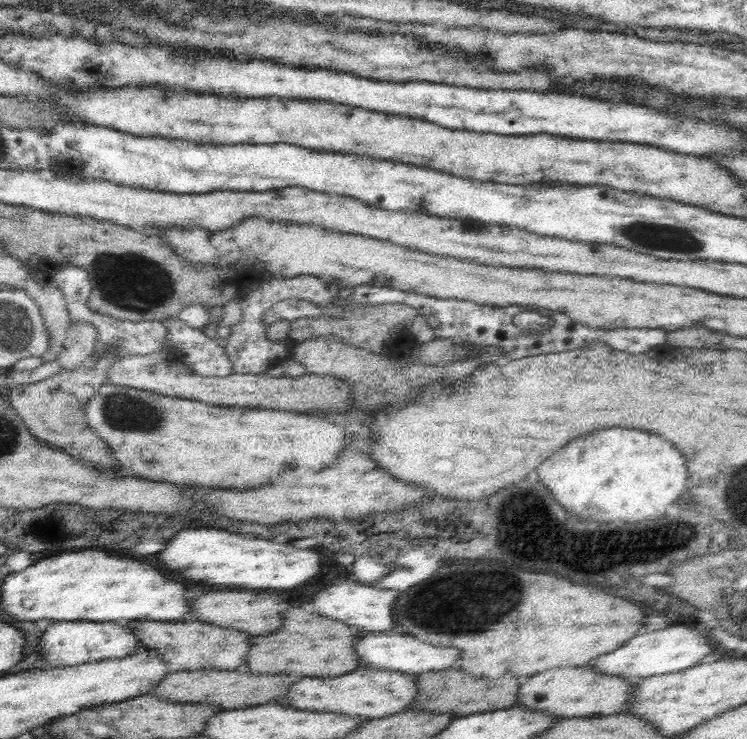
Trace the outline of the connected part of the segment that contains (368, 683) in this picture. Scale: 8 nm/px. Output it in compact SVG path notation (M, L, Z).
M352 670L350 674L334 678L292 679L286 696L280 700L283 707L302 712L336 712L346 716L380 719L400 712L414 698L414 684L408 676L398 672L374 672L374 670Z

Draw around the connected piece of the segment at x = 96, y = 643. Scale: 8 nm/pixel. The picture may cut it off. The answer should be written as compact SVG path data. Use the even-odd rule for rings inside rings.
M86 621L56 622L44 630L38 640L40 665L48 668L72 667L78 664L104 662L104 660L122 659L134 654L137 640L127 629L125 623L98 623Z

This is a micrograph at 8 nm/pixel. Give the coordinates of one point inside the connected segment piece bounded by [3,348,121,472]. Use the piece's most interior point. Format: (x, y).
(53, 410)

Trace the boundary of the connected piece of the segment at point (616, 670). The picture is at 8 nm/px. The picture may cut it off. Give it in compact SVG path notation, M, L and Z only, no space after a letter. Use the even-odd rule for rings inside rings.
M670 626L664 630L656 630L656 632L648 632L648 634L630 638L620 648L594 658L589 667L604 676L615 676L636 683L636 680L649 676L660 676L686 670L696 660L704 658L710 652L712 652L710 638L708 641L704 636L700 636L694 630L684 628L684 626Z

